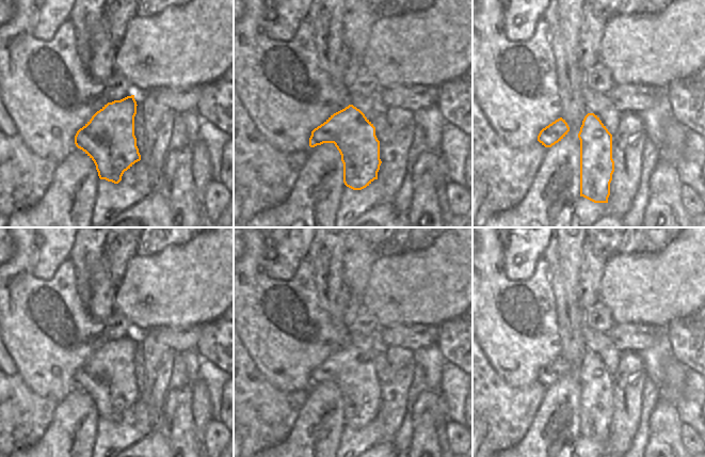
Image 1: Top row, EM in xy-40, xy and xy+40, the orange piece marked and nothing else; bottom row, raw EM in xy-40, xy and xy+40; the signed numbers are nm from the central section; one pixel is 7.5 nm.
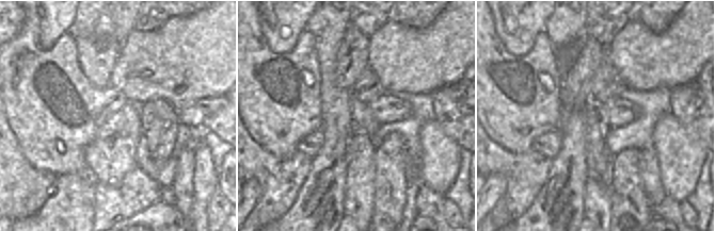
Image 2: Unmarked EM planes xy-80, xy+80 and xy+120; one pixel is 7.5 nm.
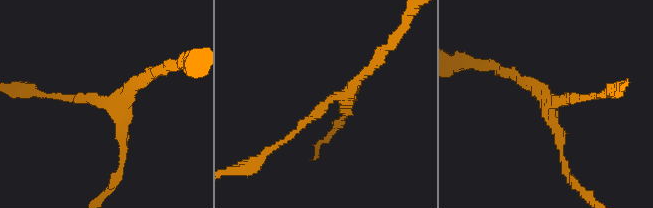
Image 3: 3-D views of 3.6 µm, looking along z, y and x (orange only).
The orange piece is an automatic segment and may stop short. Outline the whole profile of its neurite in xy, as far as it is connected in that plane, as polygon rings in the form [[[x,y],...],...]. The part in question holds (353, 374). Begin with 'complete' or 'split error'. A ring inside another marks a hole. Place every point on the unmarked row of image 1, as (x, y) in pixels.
complete; [[[349,344],[311,371],[309,385],[334,382],[343,403],[343,422],[362,429],[378,419],[382,403],[375,366],[365,353]]]

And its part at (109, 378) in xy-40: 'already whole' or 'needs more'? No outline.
already whole

